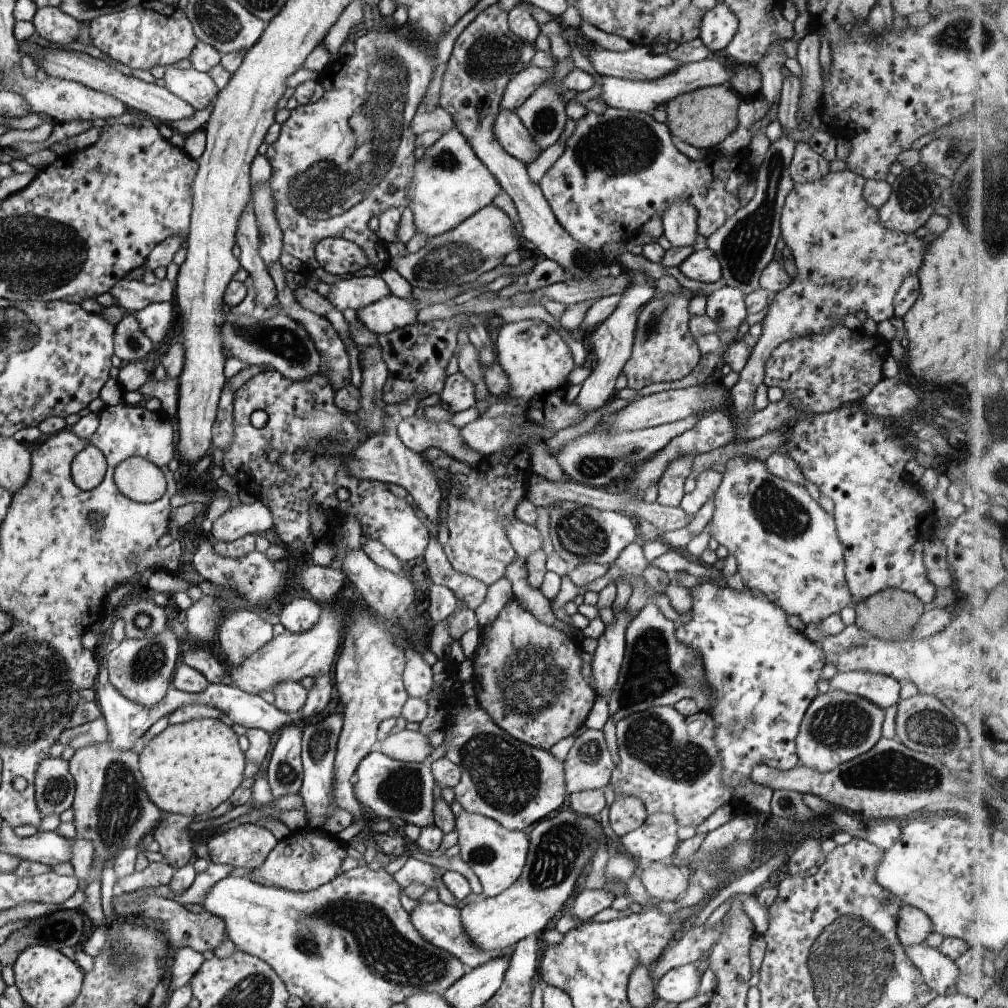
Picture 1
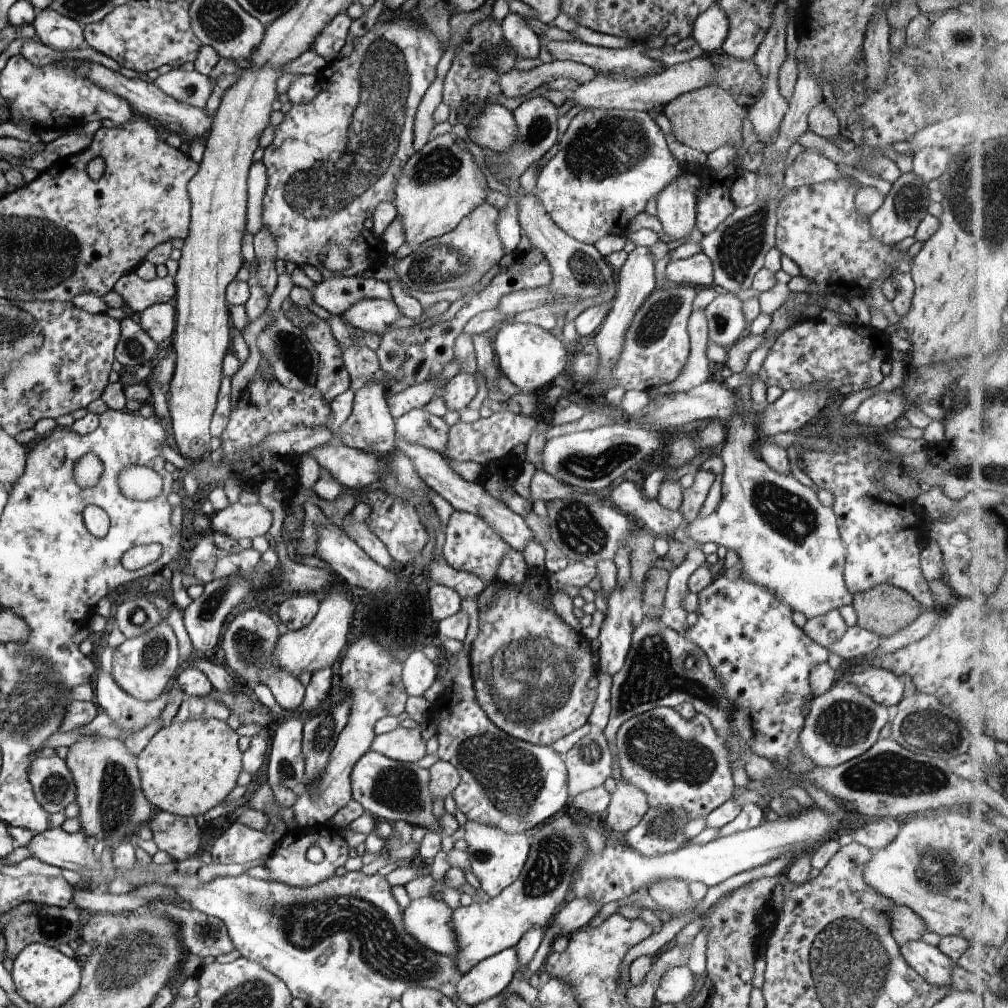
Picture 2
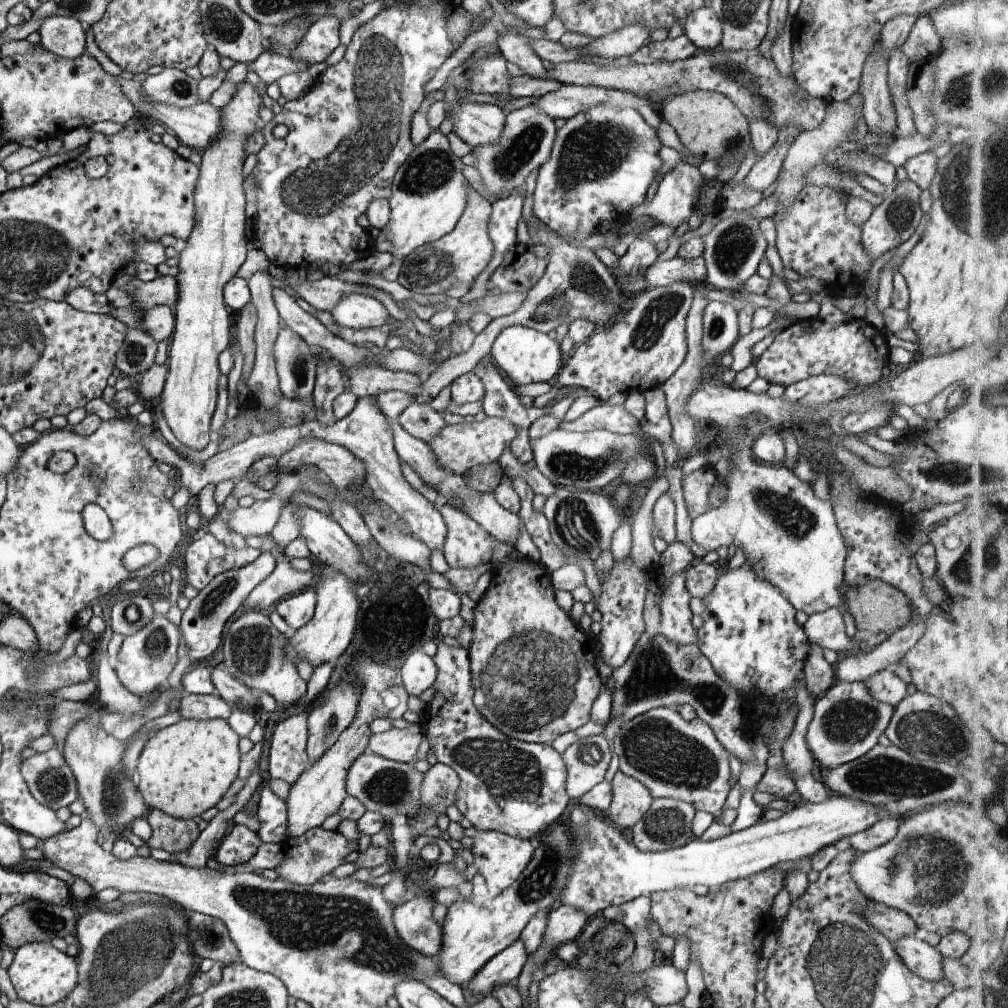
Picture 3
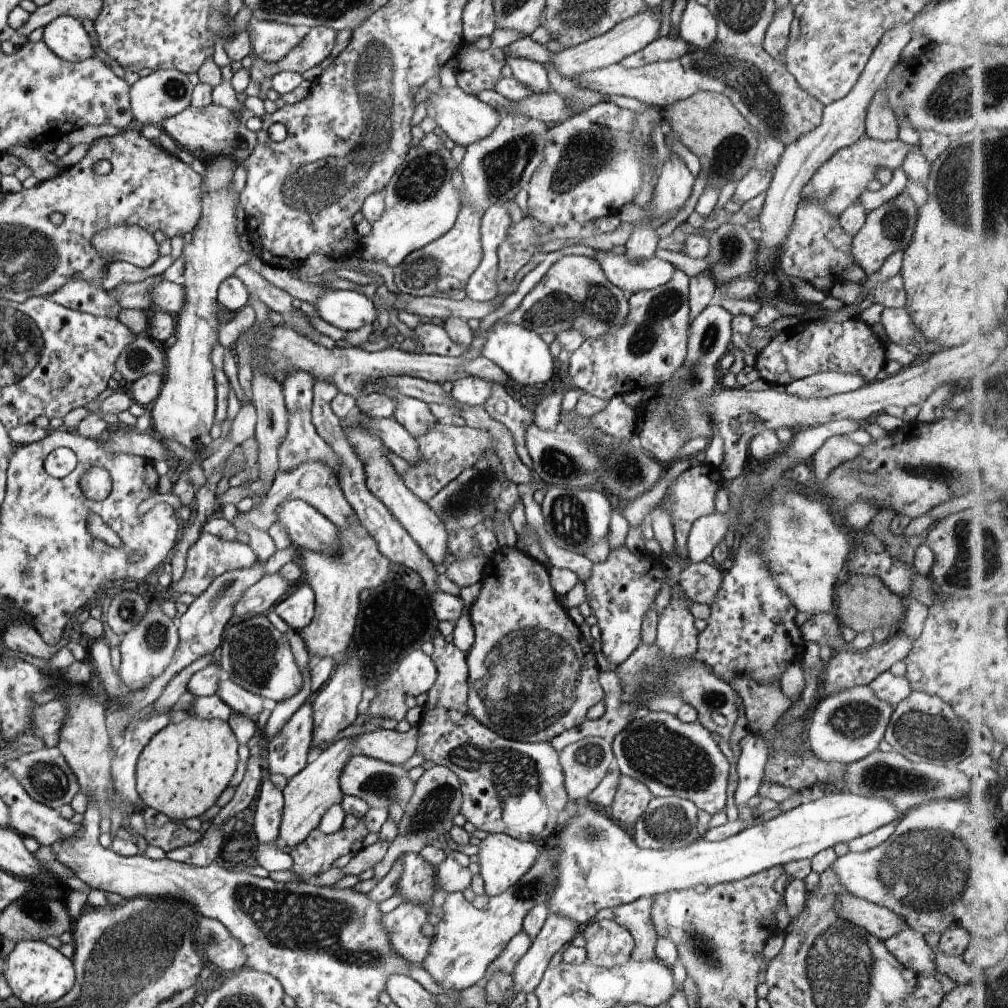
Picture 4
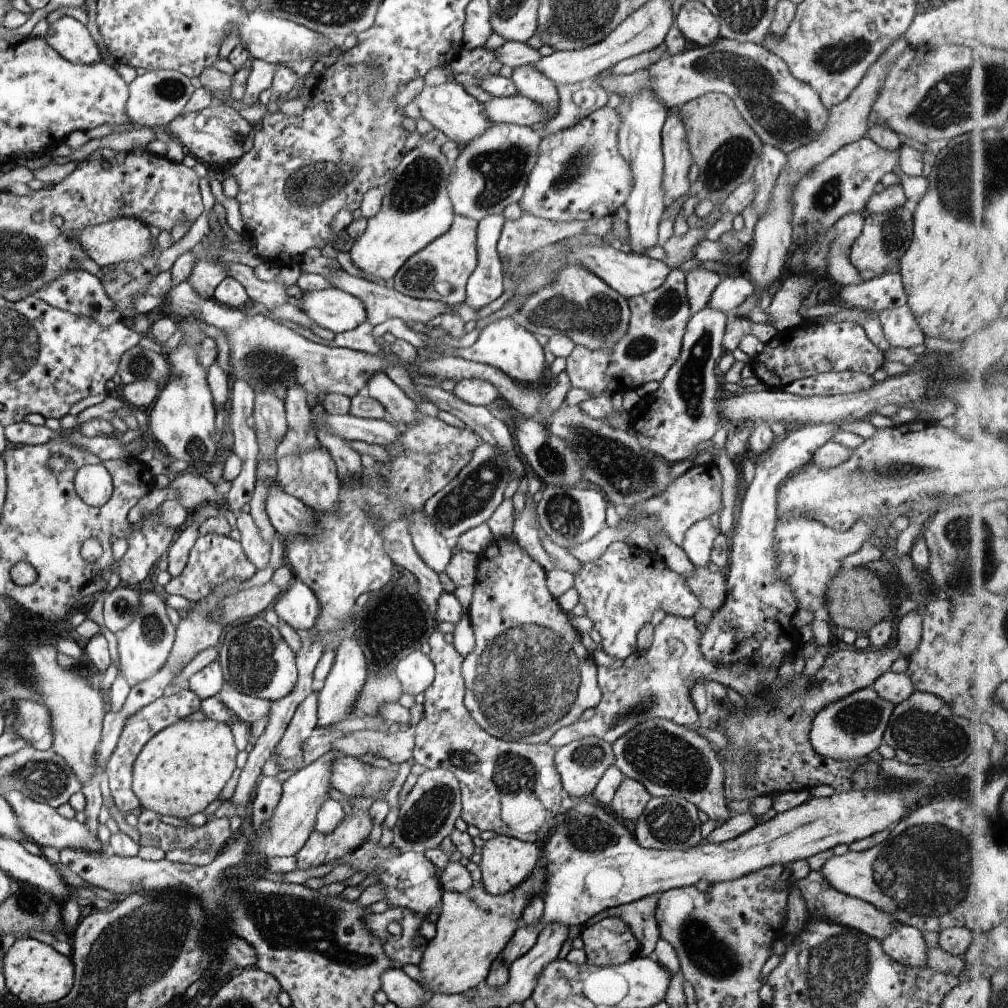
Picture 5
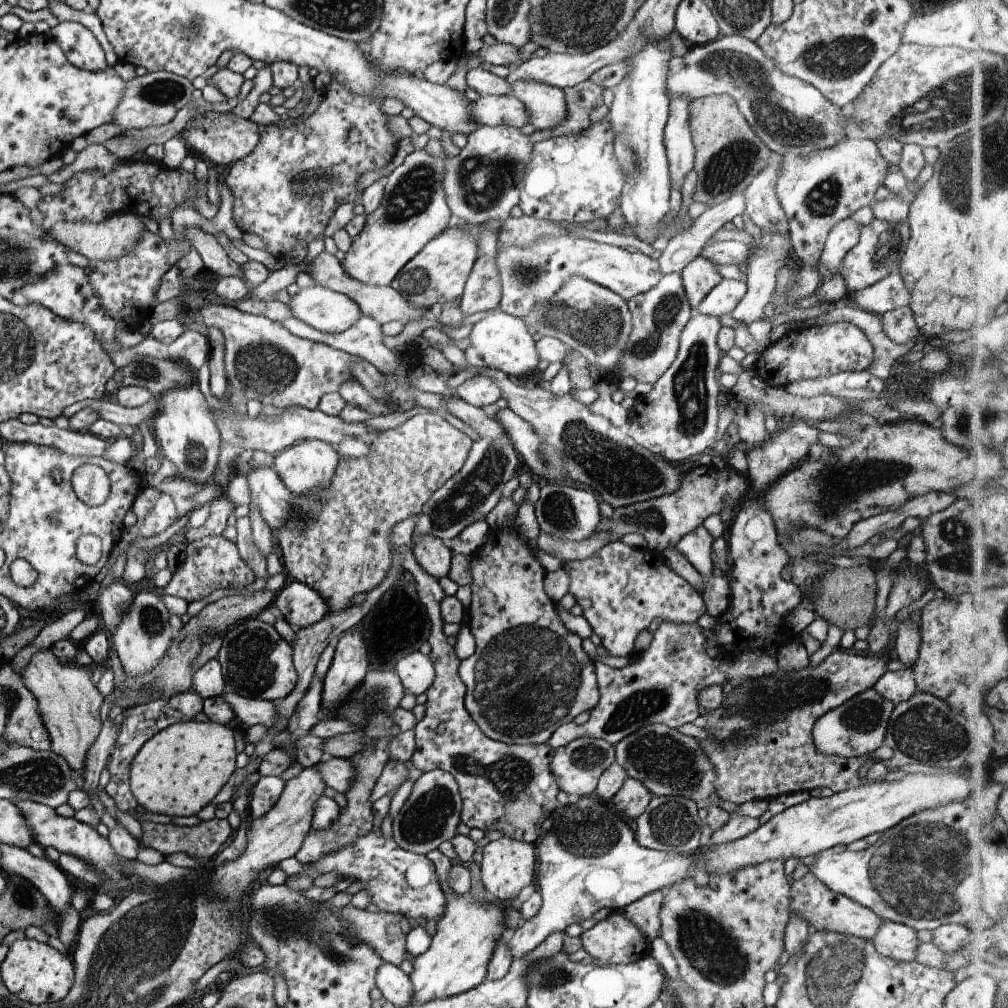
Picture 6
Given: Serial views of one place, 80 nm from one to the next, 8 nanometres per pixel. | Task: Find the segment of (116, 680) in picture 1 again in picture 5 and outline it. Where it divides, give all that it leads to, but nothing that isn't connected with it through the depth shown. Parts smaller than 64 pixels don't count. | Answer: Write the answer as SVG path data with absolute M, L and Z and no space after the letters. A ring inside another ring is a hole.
M147 592L140 594L140 608L136 618L115 634L120 655L119 670L126 681L134 686L153 677L165 666L177 636L177 628L168 618L164 600L154 592Z

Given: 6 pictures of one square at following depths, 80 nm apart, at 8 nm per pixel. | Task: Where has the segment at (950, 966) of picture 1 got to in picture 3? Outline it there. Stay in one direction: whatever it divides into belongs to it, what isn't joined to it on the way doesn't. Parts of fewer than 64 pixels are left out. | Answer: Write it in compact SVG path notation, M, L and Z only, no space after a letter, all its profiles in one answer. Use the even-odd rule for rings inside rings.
M908 935L893 944L904 964L921 979L934 982L944 978L943 956L924 940Z

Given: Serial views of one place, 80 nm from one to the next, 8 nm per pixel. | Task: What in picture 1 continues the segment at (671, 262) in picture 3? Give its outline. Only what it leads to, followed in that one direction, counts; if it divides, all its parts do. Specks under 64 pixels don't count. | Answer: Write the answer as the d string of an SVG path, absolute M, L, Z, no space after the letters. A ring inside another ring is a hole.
M708 248L695 251L678 267L682 276L712 284L720 280L721 266L716 255Z

